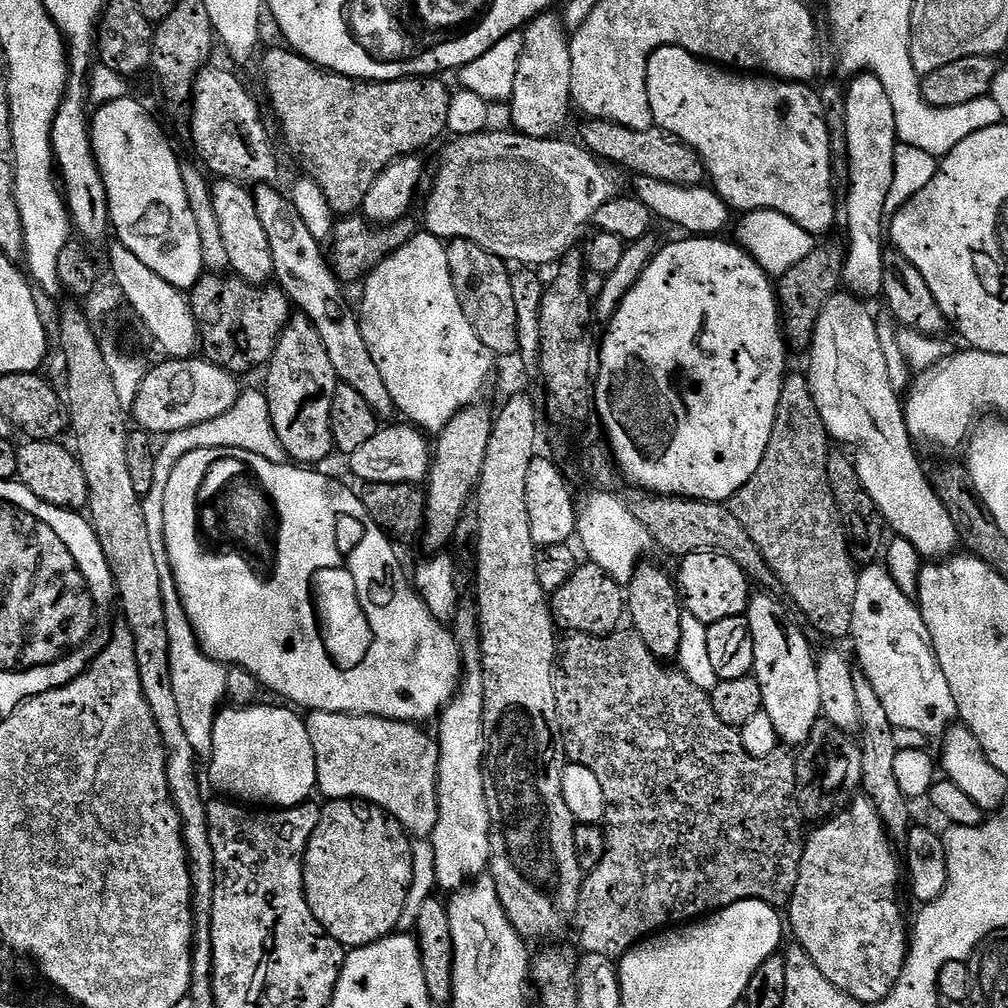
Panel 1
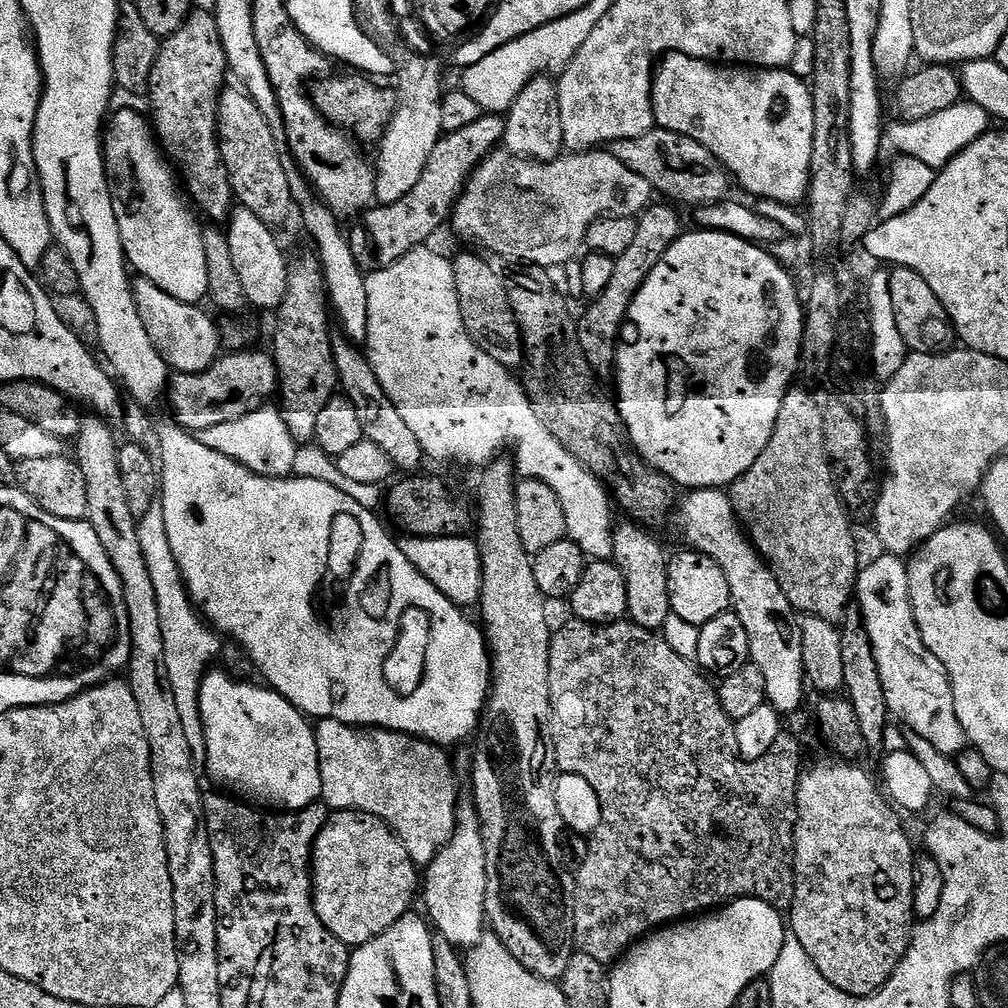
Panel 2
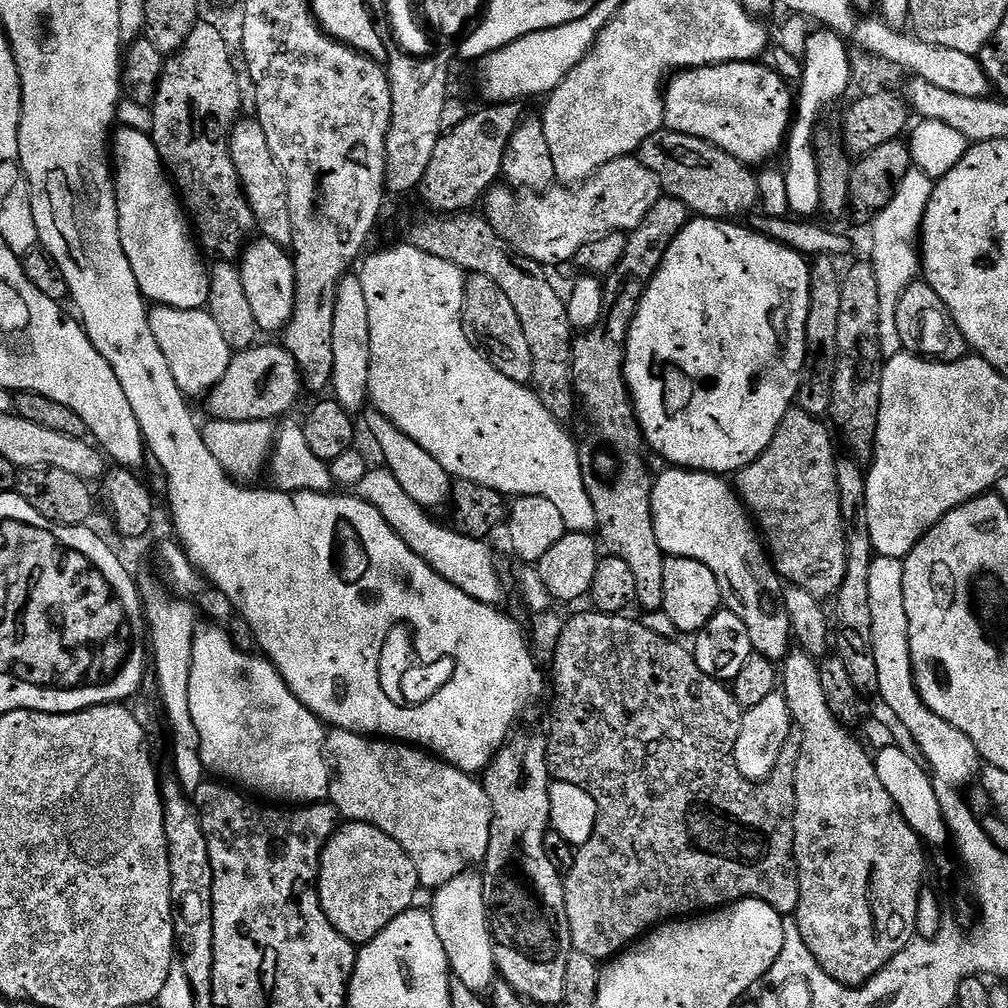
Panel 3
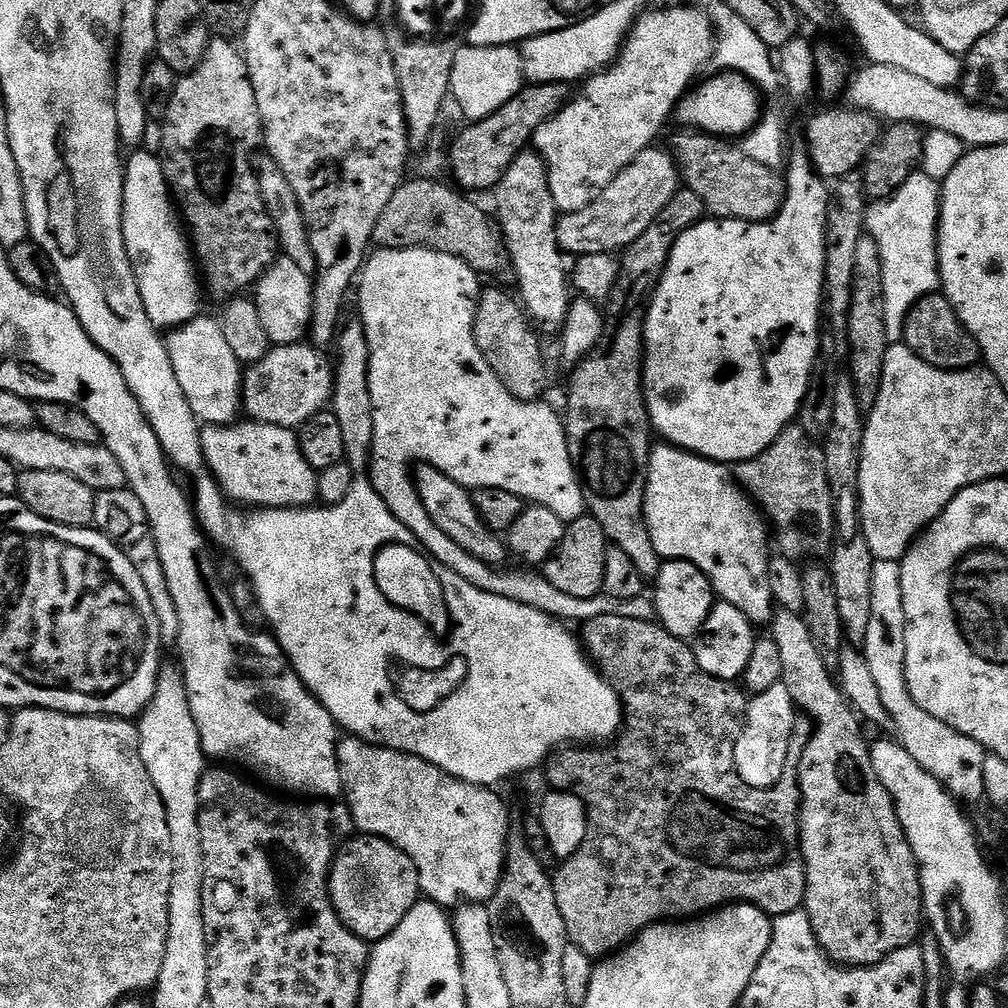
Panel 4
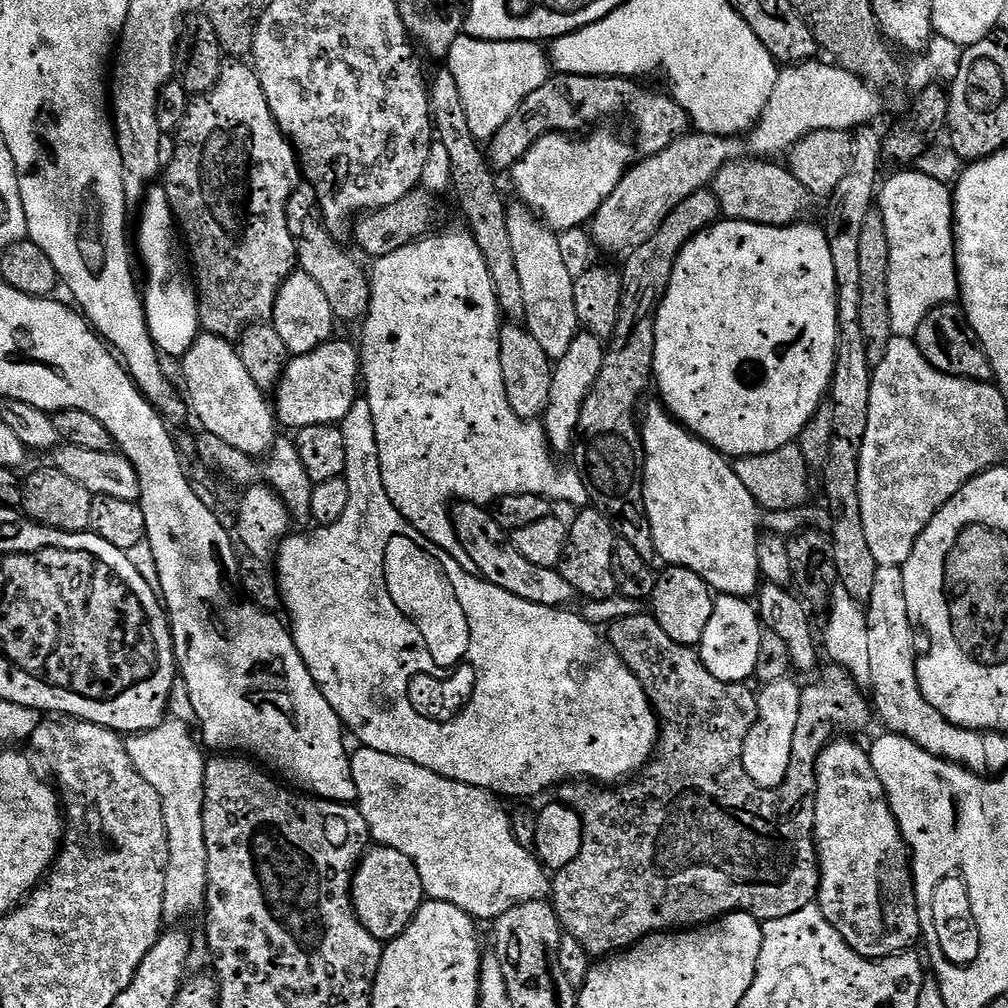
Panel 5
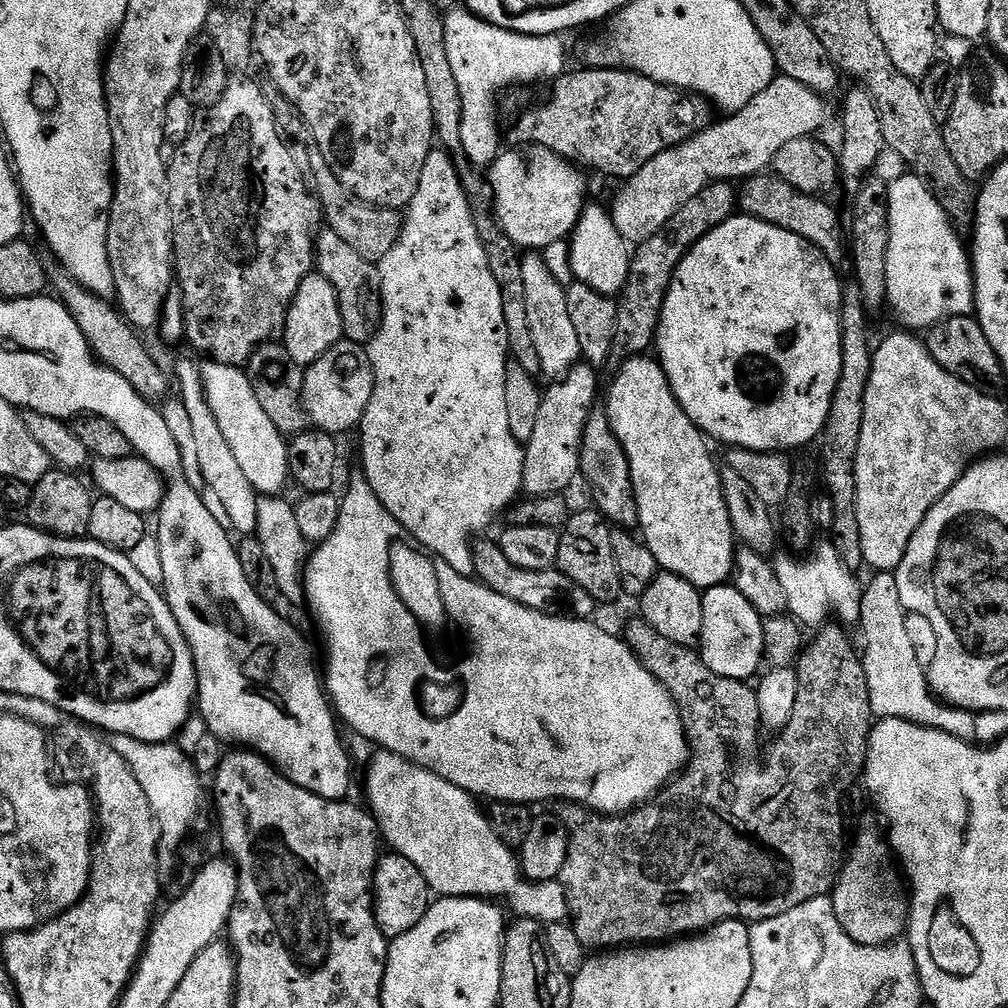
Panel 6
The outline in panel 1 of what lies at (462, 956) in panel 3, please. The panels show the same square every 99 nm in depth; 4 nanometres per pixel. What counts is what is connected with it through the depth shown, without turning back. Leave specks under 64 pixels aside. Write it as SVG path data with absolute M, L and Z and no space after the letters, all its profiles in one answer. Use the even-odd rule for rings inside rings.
M461 607L454 617L454 635L460 643L462 683L451 702L439 717L440 761L438 774L438 822L430 837L434 846L436 886L442 893L451 894L479 877L488 868L490 858L490 814L484 785L484 683L482 682L482 654L480 625L476 609Z

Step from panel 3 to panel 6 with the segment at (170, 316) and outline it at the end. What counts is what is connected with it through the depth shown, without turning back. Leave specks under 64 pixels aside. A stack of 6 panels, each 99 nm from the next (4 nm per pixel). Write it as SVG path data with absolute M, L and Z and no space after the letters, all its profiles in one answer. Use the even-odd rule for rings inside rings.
M208 360L200 364L200 377L206 390L206 398L210 402L210 410L214 410L218 427L221 428L239 467L246 474L250 486L260 496L281 495L285 491L284 483L289 483L290 480L288 446L278 426L274 426L266 410L262 410L247 371L243 367L235 368L217 360Z

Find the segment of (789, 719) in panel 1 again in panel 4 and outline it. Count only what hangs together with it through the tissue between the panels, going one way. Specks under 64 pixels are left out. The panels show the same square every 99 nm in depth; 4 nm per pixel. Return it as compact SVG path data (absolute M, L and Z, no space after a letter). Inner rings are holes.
M667 442L657 443L648 460L644 517L650 530L650 542L654 542L654 550L658 550L661 561L694 562L694 566L698 566L698 570L708 576L713 593L723 603L742 610L742 614L746 614L746 618L754 626L771 625L774 601L768 573L769 525L752 497L736 483L733 469L729 465L719 464L717 460L707 460L704 456L695 456L694 453Z

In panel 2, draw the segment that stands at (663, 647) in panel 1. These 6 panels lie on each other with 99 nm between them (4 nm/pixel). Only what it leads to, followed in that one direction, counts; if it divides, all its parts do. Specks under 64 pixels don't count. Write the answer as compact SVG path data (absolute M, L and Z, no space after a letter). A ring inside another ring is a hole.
M617 523L612 529L611 559L620 567L626 578L626 598L628 599L627 619L633 624L660 630L672 616L670 606L670 582L668 581L669 553L655 540L649 529L635 523Z

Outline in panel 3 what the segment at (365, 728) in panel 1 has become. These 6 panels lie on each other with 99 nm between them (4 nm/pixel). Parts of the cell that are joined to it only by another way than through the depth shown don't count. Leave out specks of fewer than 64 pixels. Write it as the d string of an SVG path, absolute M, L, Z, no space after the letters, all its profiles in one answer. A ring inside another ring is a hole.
M341 728L327 733L326 752L330 757L331 767L334 769L330 803L334 805L337 813L339 813L345 821L351 822L357 820L363 824L373 824L374 826L378 826L378 830L390 834L390 838L394 838L394 842L398 842L398 846L402 846L402 850L406 850L406 854L410 854L410 862L414 862L414 866L420 871L421 889L427 890L427 888L429 888L429 890L435 890L441 888L446 882L450 882L450 878L469 871L473 866L483 865L484 855L490 846L492 807L490 806L490 798L486 794L483 783L481 783L475 775L458 770L453 764L448 764L445 760L441 760L425 752L424 749L419 746L413 746L387 738L359 736L357 732L347 732Z

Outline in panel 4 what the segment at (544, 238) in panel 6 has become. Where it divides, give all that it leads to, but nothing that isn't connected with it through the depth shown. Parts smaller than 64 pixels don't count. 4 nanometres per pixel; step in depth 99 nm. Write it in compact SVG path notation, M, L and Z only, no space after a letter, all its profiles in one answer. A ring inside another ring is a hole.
M656 8L645 10L632 26L631 32L628 34L627 40L624 41L623 49L616 58L615 64L607 67L602 72L597 72L595 76L589 76L583 81L580 96L573 95L568 103L560 109L558 114L554 114L546 122L542 122L542 126L538 126L538 130L532 136L532 144L535 151L539 153L541 159L545 162L545 168L549 176L549 192L553 195L561 213L577 212L586 206L590 206L590 202L595 196L600 195L604 188L610 182L614 182L614 178L618 174L622 174L622 170L626 170L626 166L630 166L638 158L638 154L642 154L647 148L653 147L657 143L656 135L664 128L664 123L669 119L673 119L674 113L681 100L684 99L686 93L693 87L696 75L703 70L707 64L713 59L716 50L716 29L713 25L711 15L707 11L704 12L700 8Z

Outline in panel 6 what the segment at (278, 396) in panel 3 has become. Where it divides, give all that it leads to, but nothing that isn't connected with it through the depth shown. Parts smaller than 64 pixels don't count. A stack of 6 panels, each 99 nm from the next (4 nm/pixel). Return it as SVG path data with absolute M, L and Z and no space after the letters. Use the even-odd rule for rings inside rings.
M340 340L318 358L318 362L304 368L304 408L308 419L319 431L341 434L359 429L360 420L370 406L374 394L374 370L365 345Z

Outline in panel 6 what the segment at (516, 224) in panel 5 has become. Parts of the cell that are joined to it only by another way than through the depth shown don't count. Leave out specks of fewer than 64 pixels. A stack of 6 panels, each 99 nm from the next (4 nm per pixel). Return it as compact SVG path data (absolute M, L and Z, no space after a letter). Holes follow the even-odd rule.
M528 252L522 258L522 280L525 283L526 314L530 321L530 334L534 338L534 347L538 350L540 371L549 381L555 382L561 376L581 363L578 333L570 318L570 310L566 310L566 288L553 276L546 266L543 255Z

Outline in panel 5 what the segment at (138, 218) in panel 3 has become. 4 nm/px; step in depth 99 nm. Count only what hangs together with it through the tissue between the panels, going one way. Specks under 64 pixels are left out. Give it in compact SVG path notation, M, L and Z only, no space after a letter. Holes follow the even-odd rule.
M149 187L138 211L140 221L136 224L134 248L135 251L136 248L140 251L140 260L144 263L145 274L148 275L148 281L142 284L144 317L157 352L165 357L182 358L188 353L197 336L201 335L202 329L196 301L196 286L190 275L189 265L182 259L181 249L180 252L176 249L178 225L164 187Z

